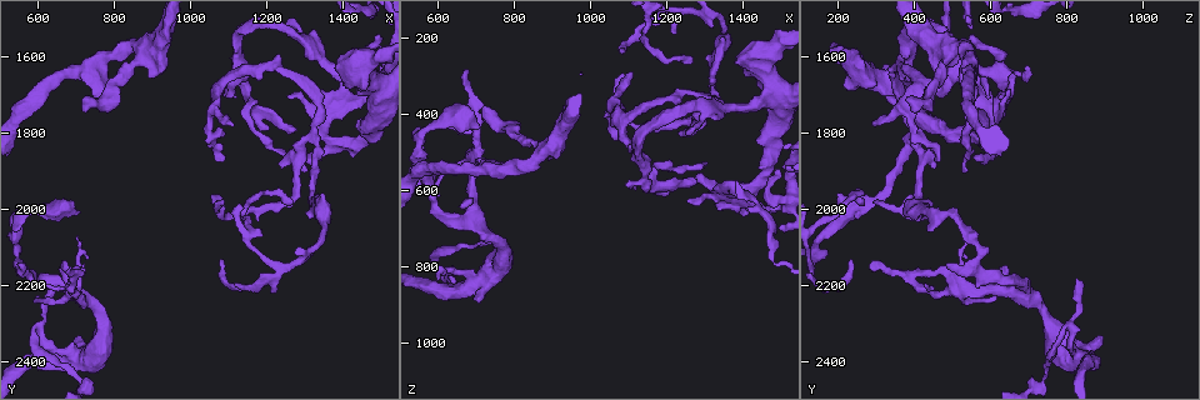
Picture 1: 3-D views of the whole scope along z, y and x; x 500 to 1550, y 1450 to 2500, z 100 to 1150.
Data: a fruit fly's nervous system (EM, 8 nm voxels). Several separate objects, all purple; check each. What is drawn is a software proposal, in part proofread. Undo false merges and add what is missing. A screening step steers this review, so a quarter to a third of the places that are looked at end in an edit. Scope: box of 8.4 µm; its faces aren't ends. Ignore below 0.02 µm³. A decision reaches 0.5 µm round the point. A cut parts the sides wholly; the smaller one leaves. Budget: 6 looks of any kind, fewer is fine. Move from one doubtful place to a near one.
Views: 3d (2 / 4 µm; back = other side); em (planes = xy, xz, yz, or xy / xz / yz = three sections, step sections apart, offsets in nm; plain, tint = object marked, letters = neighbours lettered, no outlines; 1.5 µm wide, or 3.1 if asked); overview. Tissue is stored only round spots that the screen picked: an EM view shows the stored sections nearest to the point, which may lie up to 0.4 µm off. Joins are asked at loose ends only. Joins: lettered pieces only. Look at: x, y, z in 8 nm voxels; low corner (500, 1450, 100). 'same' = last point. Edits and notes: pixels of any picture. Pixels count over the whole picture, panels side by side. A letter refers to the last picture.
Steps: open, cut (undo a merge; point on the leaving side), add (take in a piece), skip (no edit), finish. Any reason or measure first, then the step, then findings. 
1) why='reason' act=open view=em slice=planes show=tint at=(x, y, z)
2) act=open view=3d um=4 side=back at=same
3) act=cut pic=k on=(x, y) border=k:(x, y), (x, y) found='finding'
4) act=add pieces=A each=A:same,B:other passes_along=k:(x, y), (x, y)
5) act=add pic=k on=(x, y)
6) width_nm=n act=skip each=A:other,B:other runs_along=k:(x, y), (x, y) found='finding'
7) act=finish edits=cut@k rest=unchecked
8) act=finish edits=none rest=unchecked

why='thick turns thin' act=open view=em slice=yz step=8 show=letters at=(1485, 1605, 225)

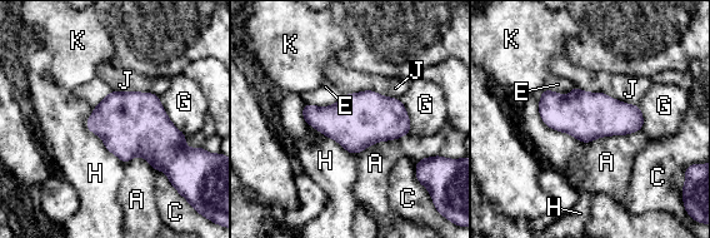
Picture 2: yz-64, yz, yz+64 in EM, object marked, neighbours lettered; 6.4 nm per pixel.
act=skip each=A:other,C:other,E:other,G:other,H:other,J:other,K:other found='continuous, no second neuron'

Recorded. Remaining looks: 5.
why='thin end' act=open view=em slice=planes show=letters at=(1220, 2195, 180)

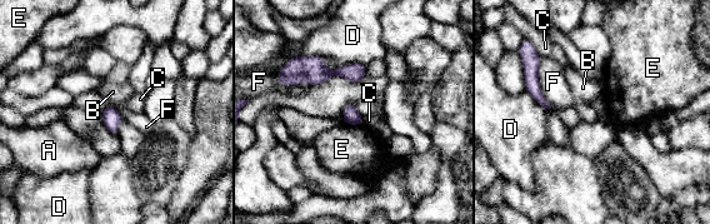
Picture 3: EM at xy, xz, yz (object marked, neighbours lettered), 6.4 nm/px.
width_nm=100 act=skip each=A:other,B:other,C:other,D:other,E:other,F:other border=3:(540, 58), (539, 88), (551, 106) found='none of them fits'

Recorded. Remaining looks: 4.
why='free end' act=open view=em slice=planes show=letters at=(1095, 1660, 590)

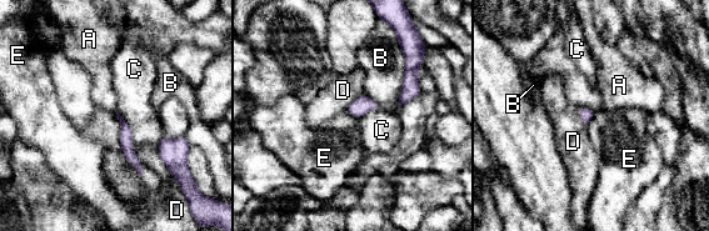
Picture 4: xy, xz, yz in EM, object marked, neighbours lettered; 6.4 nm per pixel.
act=skip each=A:other,B:other,C:other,D:other,E:other border=4:(114, 111), (123, 150) found='no lettered piece goes on from it'

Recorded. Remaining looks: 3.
act=finish edits=none rest=unchecked

